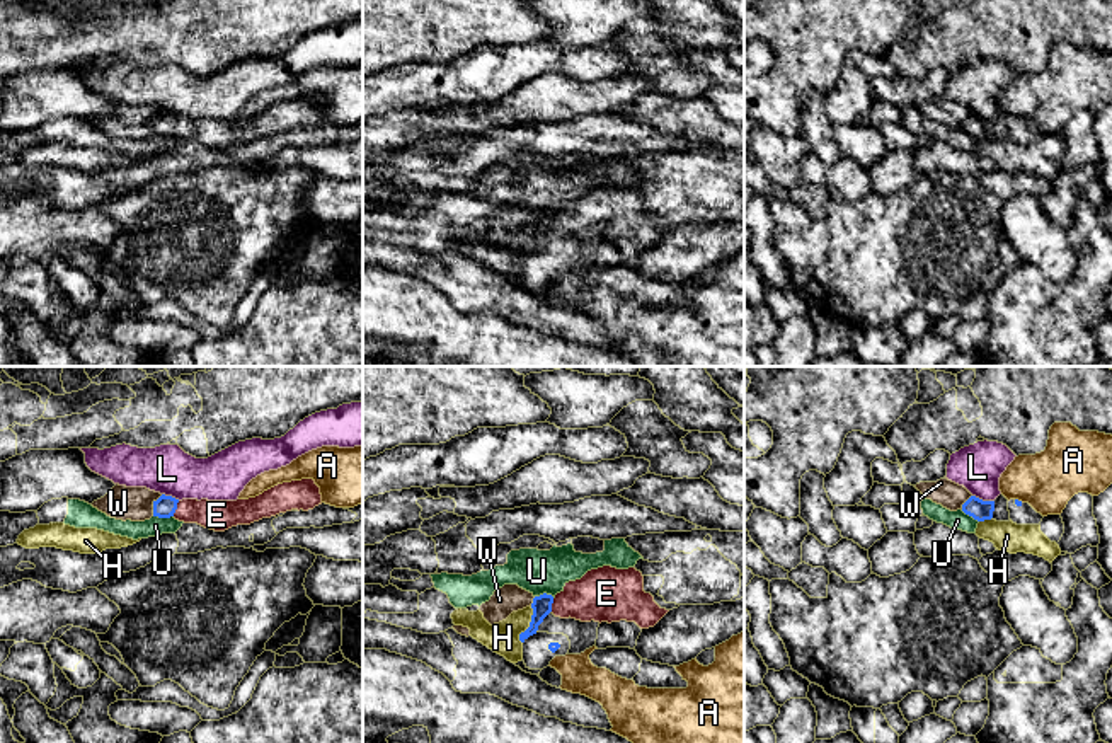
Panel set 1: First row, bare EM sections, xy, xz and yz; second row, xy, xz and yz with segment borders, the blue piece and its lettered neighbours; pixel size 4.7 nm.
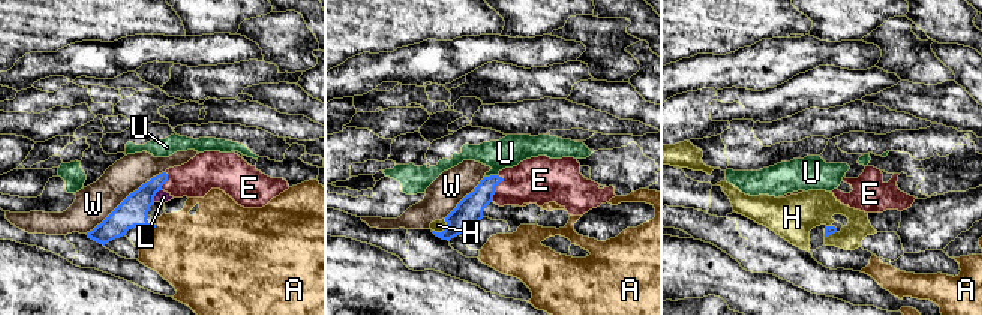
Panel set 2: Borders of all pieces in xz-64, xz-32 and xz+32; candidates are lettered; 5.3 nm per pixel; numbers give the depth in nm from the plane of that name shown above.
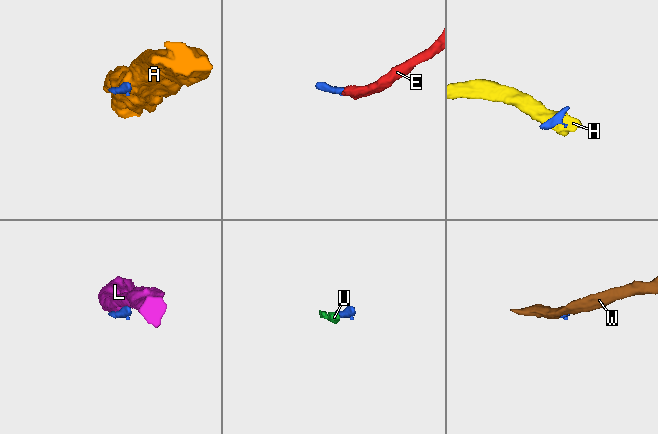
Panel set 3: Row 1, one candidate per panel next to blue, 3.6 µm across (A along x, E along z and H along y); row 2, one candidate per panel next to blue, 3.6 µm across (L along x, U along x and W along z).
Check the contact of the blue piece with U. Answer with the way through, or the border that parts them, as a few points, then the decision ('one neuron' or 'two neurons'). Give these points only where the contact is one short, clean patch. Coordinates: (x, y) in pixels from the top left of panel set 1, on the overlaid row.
border along xy (154, 515), (172, 517); two neurons

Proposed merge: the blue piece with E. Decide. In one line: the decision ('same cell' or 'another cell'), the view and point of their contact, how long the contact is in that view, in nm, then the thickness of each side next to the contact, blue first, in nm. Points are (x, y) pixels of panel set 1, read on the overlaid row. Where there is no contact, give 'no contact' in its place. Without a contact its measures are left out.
same cell; contact xy (176, 508); length 80 nm; calibres 100 and 140 nm

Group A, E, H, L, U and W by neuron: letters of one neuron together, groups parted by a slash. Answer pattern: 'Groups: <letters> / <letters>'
Groups: A / E / H / L / U / W

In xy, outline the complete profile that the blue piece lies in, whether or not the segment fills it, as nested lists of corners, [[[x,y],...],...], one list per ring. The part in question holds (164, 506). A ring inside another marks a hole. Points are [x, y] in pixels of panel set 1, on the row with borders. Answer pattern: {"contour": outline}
{"contour": [[[313,479],[278,484],[262,494],[237,501],[175,499],[162,494],[153,501],[153,516],[174,516],[184,523],[198,523],[215,532],[237,525],[250,525],[291,510],[313,510],[322,504],[320,487]]]}

